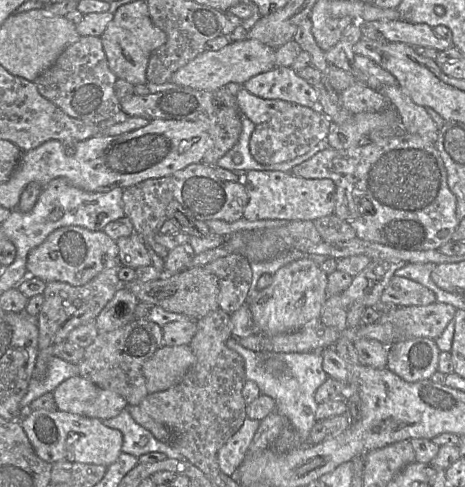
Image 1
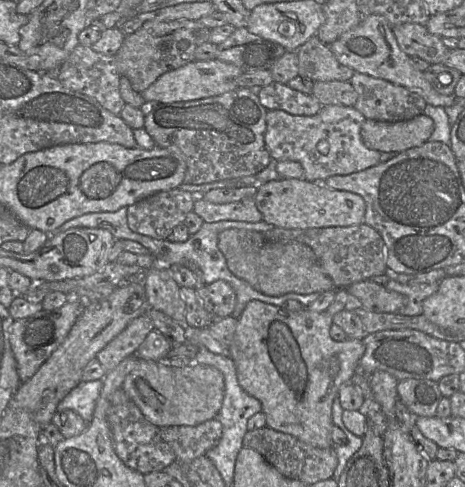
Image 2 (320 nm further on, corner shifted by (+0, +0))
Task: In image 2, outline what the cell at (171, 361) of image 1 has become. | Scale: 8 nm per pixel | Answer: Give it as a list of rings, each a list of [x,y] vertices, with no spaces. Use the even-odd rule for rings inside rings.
[[[138,358],[121,388],[152,424],[158,427],[196,426],[215,418],[219,413],[224,399],[225,384],[223,374],[212,366],[193,362],[185,367],[175,368],[168,360],[152,361]]]

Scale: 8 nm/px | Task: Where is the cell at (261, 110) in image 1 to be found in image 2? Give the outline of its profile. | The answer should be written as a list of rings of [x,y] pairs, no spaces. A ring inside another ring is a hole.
[[[322,106],[313,116],[289,114],[283,110],[268,110],[265,144],[271,158],[297,161],[304,169],[304,179],[323,182],[330,176],[348,175],[380,163],[381,152],[369,149],[361,138],[361,126],[366,118],[353,106]]]

